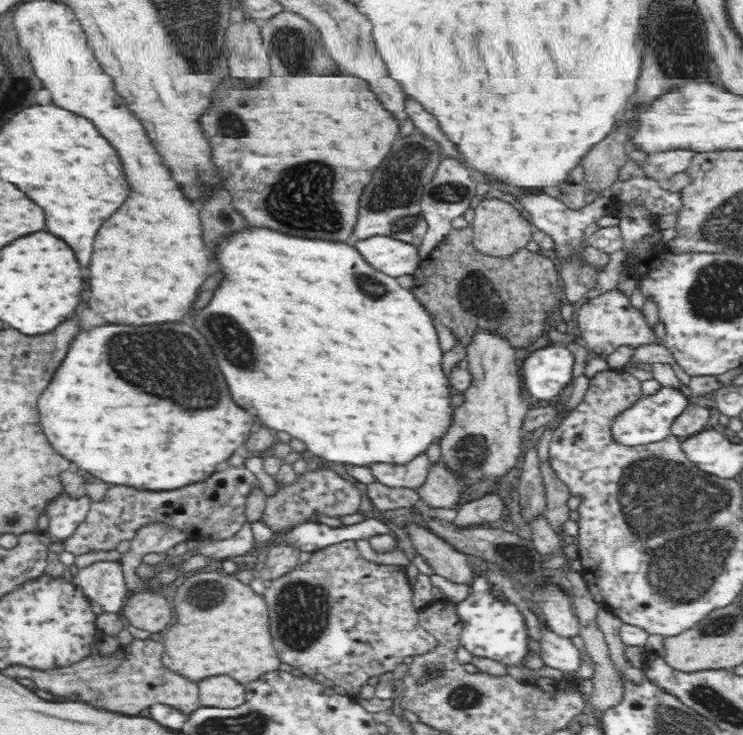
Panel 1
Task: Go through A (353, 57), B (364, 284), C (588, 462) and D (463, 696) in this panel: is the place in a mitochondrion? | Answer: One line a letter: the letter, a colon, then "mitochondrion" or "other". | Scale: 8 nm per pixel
A: other
B: mitochondrion
C: other
D: mitochondrion

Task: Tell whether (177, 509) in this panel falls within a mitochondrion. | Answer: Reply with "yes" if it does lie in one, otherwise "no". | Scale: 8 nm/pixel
no

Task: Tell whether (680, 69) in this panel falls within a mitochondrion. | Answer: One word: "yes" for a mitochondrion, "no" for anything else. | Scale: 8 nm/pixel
no

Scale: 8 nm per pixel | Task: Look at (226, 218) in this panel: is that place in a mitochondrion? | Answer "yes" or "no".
no

